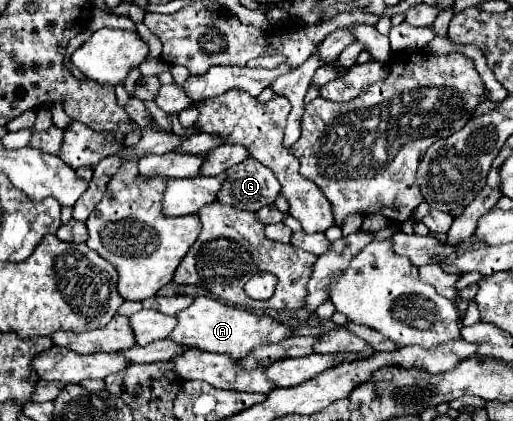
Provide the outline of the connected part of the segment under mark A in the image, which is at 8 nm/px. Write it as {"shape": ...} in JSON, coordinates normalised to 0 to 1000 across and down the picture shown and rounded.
{"shape":[[[390,703],[347,746],[347,774],[331,793],[331,808],[339,812],[359,812],[363,822],[382,822],[402,836],[425,836],[425,841],[444,841],[460,855],[480,850],[499,822],[526,817],[526,812],[546,812],[554,803],[569,798],[569,779],[558,770],[538,765],[526,751],[503,751],[495,741],[483,741],[464,727],[448,727],[441,717]]]}

